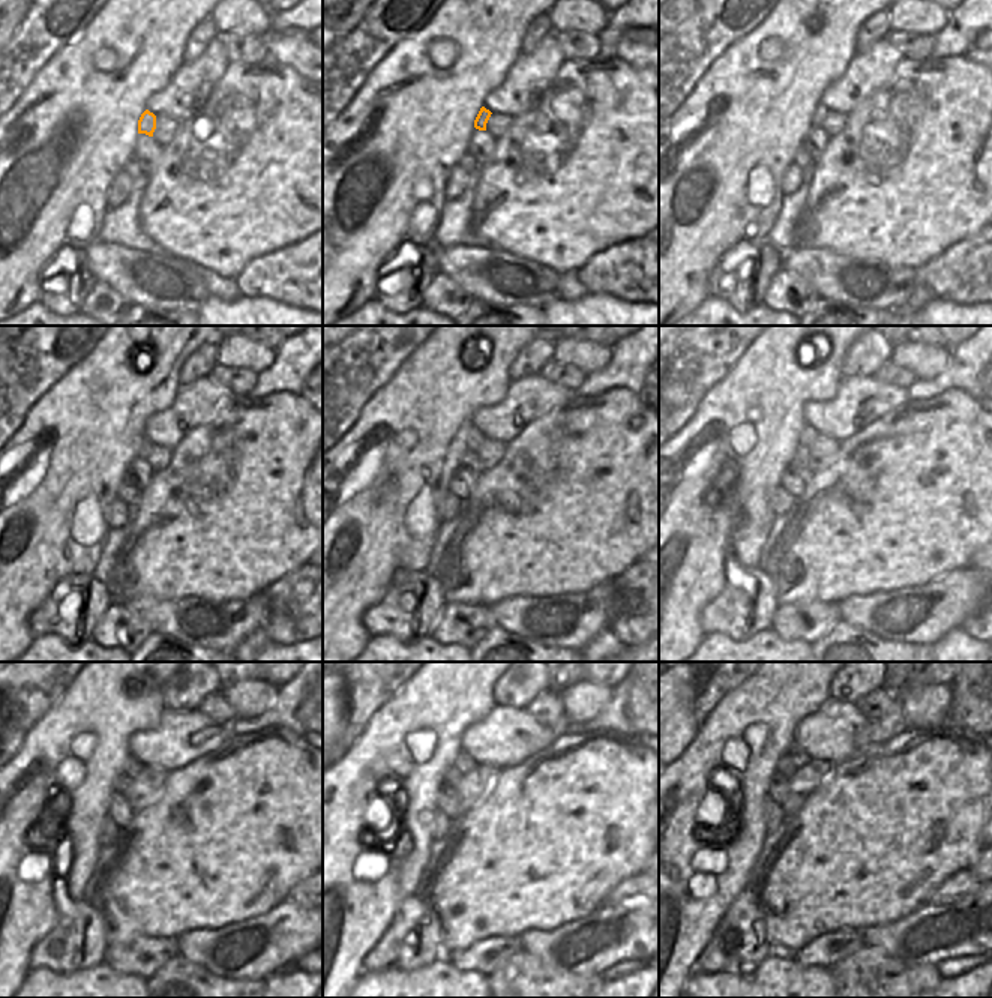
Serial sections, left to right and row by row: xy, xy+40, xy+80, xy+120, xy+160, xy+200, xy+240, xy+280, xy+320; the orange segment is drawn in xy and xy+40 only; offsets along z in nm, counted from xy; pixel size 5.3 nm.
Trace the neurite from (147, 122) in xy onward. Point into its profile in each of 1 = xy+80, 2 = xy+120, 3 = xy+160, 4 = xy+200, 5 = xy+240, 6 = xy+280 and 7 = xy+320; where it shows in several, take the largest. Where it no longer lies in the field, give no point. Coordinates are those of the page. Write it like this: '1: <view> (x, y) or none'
1: xy+80 (820, 111)
2: xy+120 (144, 447)
3: xy+160 (474, 438)
4: xy+200 (808, 434)
5: xy+240 (132, 767)
6: xy+280 (464, 763)
7: xy+320 (799, 758)

